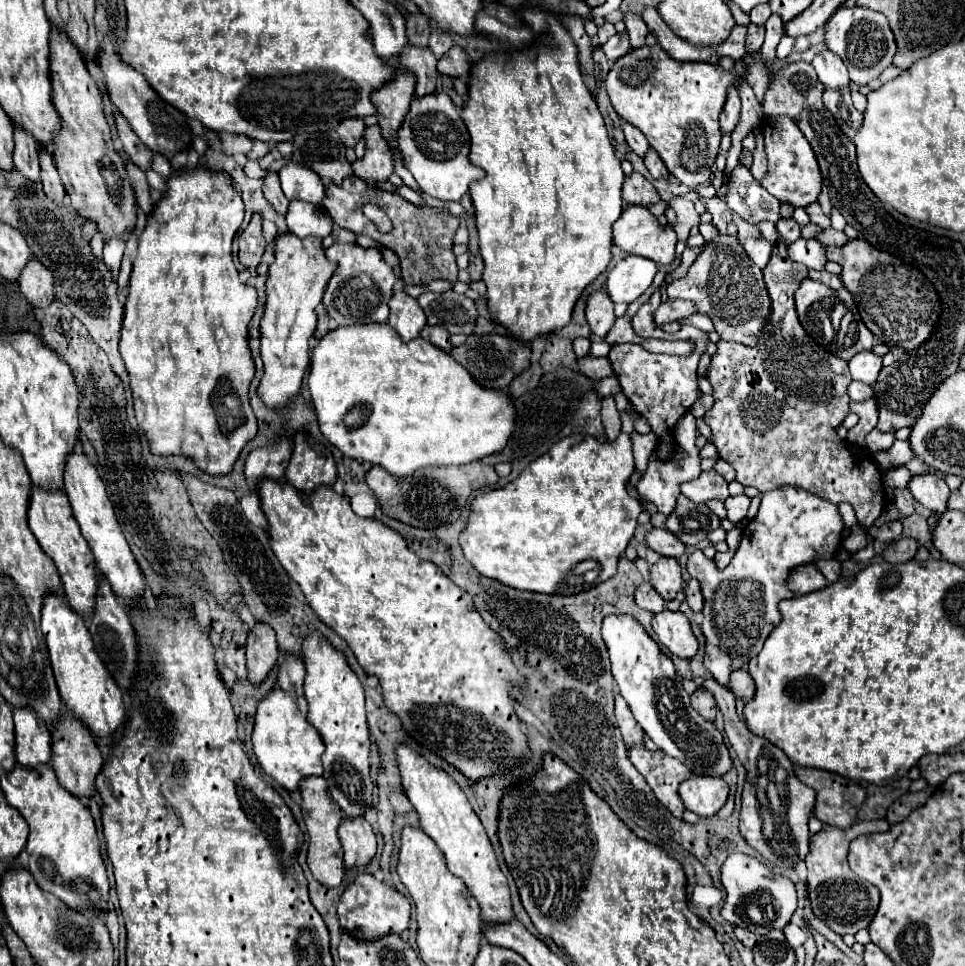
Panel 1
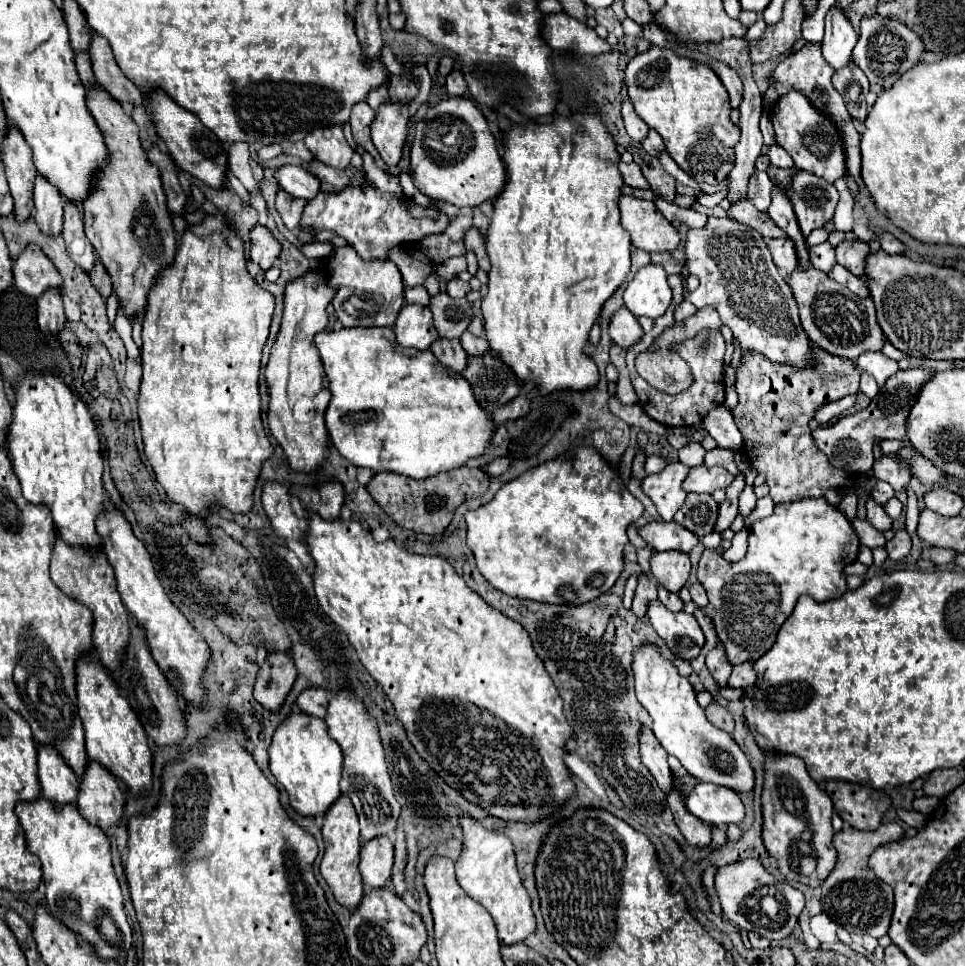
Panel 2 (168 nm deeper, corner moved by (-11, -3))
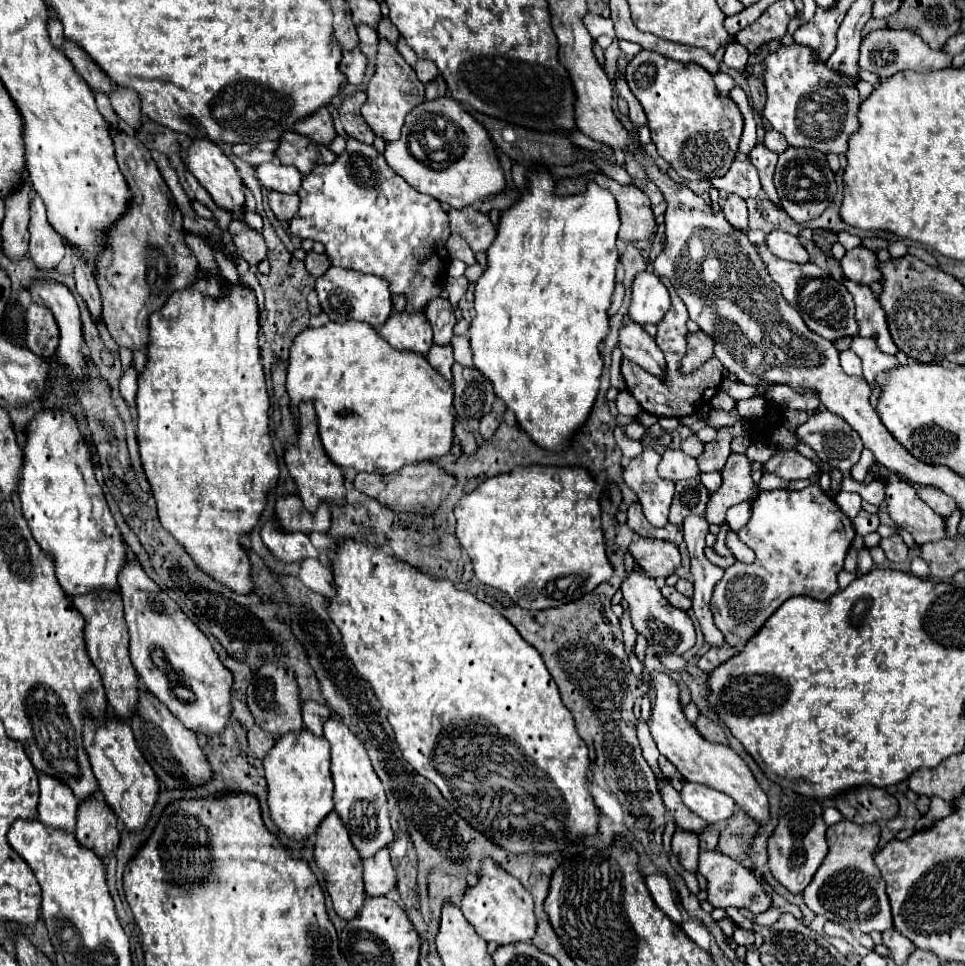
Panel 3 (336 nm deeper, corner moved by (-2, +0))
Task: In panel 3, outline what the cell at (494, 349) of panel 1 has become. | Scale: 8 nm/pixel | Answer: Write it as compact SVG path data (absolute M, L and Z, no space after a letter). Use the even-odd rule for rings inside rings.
M454 363L452 375L454 409L458 419L480 421L486 413L490 413L490 407L496 399L490 381L484 375L480 375L476 367L464 367L460 363Z

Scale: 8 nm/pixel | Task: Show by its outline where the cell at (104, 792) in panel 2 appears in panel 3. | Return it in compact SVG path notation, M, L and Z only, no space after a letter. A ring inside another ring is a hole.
M100 795L80 803L78 807L78 825L76 825L76 841L94 851L100 859L110 855L120 841L118 819L112 809L100 799Z

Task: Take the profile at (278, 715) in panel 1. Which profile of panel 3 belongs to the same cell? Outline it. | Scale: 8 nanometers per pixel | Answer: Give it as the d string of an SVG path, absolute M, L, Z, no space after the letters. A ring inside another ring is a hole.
M310 731L288 733L276 741L264 761L268 781L268 807L274 825L290 839L304 841L316 833L324 817L334 809L332 775L330 775L330 745L324 737L314 737Z

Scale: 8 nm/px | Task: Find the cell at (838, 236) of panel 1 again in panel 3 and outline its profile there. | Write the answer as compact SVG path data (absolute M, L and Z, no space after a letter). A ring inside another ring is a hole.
M854 247L852 251L848 251L842 257L842 269L844 275L856 283L874 283L874 281L882 281L882 273L880 273L880 261L876 257L876 253L872 249L866 247Z

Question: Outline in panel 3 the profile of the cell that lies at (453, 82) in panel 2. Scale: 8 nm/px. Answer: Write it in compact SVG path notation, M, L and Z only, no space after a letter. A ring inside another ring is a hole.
M438 75L438 79L434 79L434 81L430 81L426 85L426 99L440 99L446 93L448 93L446 91L446 83L444 83L444 79L440 75Z

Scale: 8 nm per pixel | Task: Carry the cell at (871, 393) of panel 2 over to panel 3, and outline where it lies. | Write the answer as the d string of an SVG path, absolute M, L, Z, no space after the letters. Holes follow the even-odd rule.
M844 349L844 351L840 353L840 367L844 369L846 375L862 377L862 365L860 365L860 359L858 359L858 355L854 355L854 351L850 351L850 349Z

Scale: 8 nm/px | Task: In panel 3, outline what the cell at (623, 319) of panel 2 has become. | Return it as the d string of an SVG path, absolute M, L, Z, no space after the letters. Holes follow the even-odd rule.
M628 321L620 331L620 349L626 359L634 361L636 365L644 367L644 371L666 377L666 361L662 351L658 349L656 341L644 331L642 325Z

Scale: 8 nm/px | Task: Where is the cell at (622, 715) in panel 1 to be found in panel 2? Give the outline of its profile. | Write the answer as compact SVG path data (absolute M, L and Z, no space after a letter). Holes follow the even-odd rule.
M641 726L641 732L639 732L639 752L641 752L641 762L655 776L659 788L663 792L669 792L669 788L671 788L671 768L667 764L667 752L659 746L653 732L645 726Z

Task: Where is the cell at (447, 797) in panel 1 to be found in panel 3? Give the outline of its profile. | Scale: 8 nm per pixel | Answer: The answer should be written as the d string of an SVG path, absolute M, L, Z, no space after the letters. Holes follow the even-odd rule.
M492 859L482 861L482 877L474 887L468 887L462 897L462 913L476 933L496 945L508 945L516 941L532 941L536 933L536 915L532 895Z

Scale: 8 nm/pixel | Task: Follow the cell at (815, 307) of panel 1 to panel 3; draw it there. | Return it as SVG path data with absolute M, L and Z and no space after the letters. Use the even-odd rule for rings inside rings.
M756 243L756 251L758 251L760 259L764 261L766 271L772 277L772 281L776 281L780 285L786 301L790 305L794 305L796 311L800 311L802 319L814 333L818 333L820 337L824 337L828 341L858 335L858 323L854 319L854 301L852 301L852 295L846 291L846 287L842 287L842 283L834 281L824 269L820 269L814 263L800 265L800 263L782 261L782 259L774 257L768 251L766 243Z

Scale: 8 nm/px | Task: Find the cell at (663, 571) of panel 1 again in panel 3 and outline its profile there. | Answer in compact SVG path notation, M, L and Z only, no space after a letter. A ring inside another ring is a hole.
M640 537L630 543L630 553L634 555L636 563L642 567L642 571L654 579L668 577L676 571L680 565L680 553L678 547L670 541L658 541L658 539L646 539Z

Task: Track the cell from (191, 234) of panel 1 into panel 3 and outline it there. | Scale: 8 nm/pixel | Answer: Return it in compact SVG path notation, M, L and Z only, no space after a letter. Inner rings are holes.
M202 273L202 277L186 291L176 291L168 303L158 311L150 315L150 347L146 351L148 365L144 373L138 377L138 445L140 445L140 459L144 473L148 477L152 497L158 507L158 519L162 527L186 549L186 553L192 557L196 567L200 567L208 577L216 579L216 583L222 583L230 591L250 595L254 591L254 581L250 577L252 565L248 559L248 553L242 547L242 537L248 537L252 529L258 525L260 515L266 507L266 499L270 489L276 487L278 481L278 463L272 449L272 441L268 435L268 393L264 385L264 371L260 361L260 347L258 347L258 307L254 291L246 285L230 285L228 293L222 293L220 281L208 273Z

